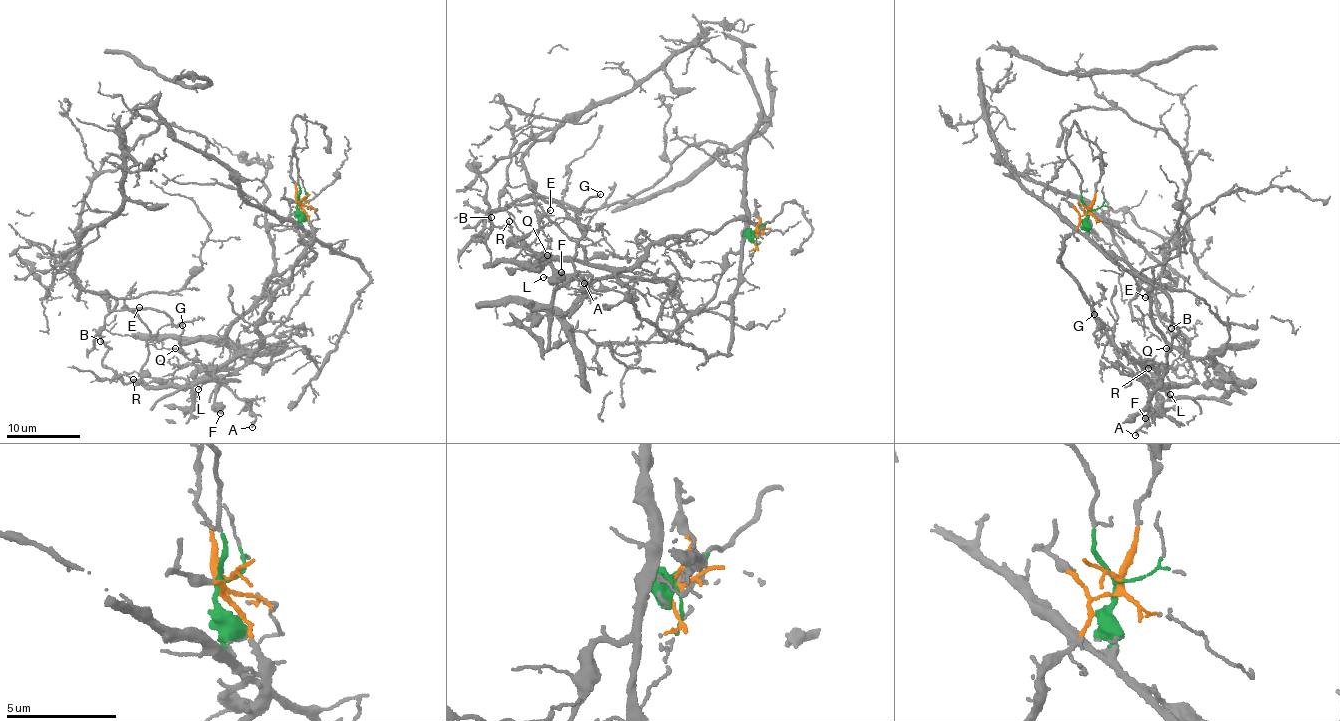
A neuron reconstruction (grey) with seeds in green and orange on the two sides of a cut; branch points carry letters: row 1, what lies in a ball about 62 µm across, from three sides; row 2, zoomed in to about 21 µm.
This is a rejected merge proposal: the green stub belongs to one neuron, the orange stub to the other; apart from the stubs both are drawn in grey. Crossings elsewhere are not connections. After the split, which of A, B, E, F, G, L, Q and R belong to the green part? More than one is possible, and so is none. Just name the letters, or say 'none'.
none

